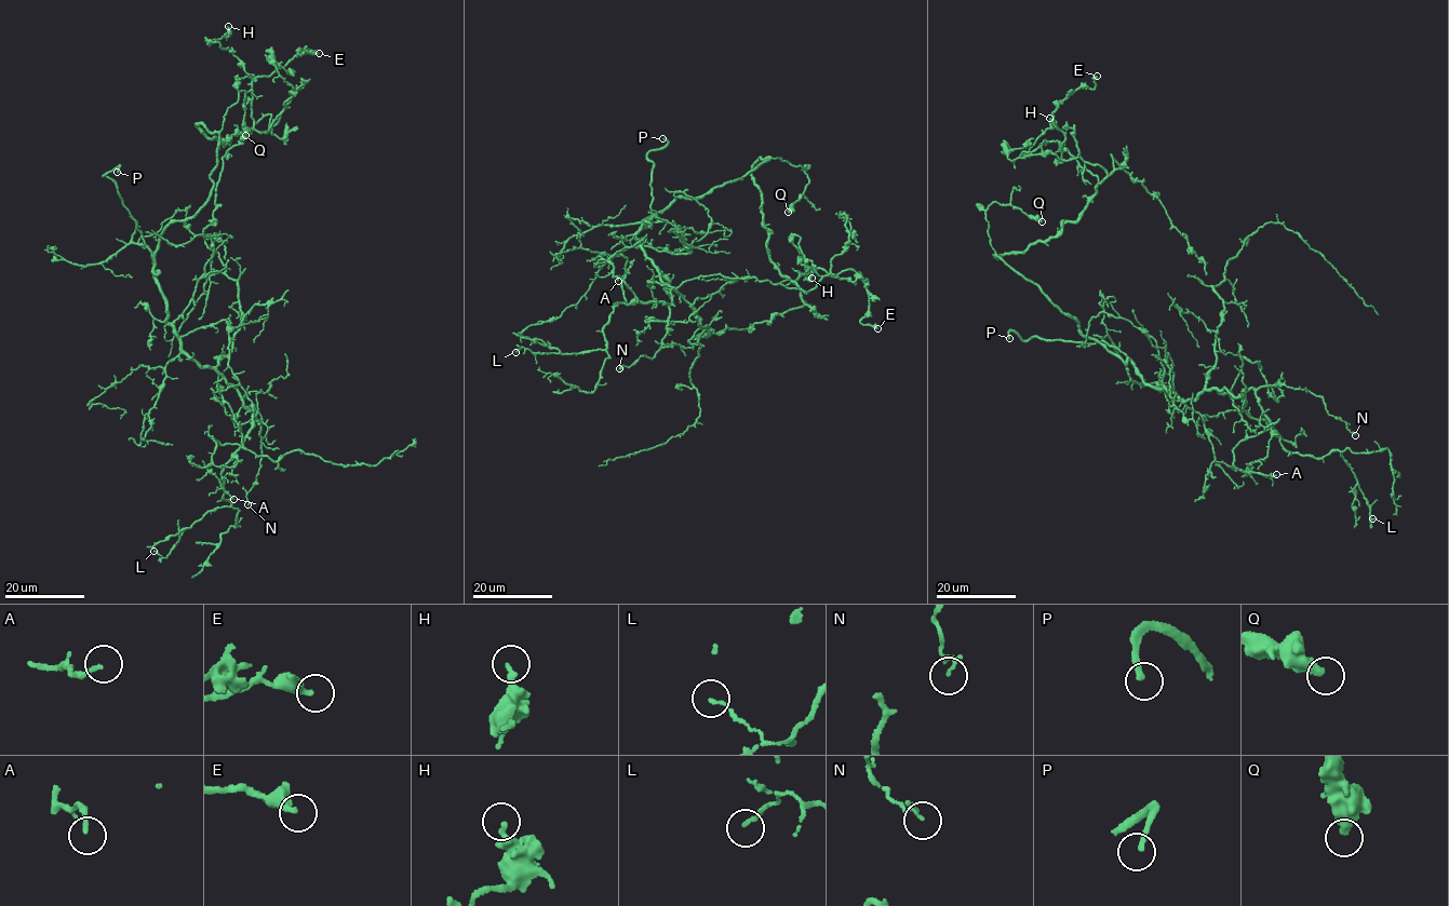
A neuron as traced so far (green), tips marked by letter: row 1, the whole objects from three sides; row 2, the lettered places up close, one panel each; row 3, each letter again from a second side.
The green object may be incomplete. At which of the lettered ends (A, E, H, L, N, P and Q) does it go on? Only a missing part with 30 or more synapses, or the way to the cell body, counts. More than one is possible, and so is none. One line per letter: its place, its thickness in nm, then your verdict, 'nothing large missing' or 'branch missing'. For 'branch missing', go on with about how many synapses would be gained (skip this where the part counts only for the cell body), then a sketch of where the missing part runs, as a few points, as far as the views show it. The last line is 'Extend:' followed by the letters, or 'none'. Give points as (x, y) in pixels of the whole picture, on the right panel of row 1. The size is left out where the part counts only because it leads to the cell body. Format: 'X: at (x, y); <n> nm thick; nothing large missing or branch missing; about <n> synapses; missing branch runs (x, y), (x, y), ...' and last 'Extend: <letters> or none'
A: at (1276, 474); 170 nm thick; nothing large missing
E: at (1097, 76); 360 nm thick; nothing large missing
H: at (1049, 118); 240 nm thick; nothing large missing
L: at (1372, 518); 130 nm thick; nothing large missing
N: at (1355, 435); 140 nm thick; nothing large missing
P: at (1009, 338); 240 nm thick; branch missing; missing branch runs (1009, 338), (1011, 345), (1007, 349), (995, 348), (990, 353), (983, 346)
Q: at (1042, 221); 420 nm thick; nothing large missing
Extend: P

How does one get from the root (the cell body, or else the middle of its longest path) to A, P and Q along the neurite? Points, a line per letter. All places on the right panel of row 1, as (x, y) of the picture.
A: (1100, 343), (1184, 401), (1252, 389), (1273, 428), (1236, 445), (1233, 464), (1276, 474)
P: (1100, 343), (1125, 362), (1129, 359), (1102, 341), (1046, 341), (1035, 336), (1025, 340), (1011, 330), (1009, 338)
Q: (1100, 343), (1086, 337), (1074, 318), (996, 254), (990, 243), (985, 212), (998, 202), (1016, 206), (1042, 221)

